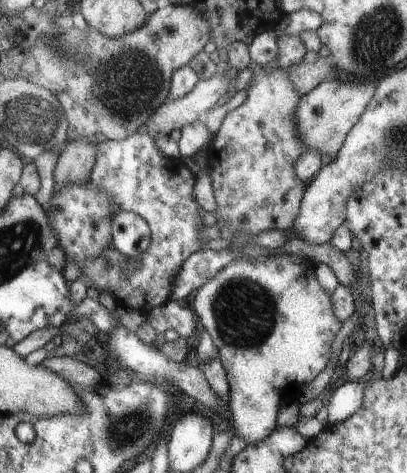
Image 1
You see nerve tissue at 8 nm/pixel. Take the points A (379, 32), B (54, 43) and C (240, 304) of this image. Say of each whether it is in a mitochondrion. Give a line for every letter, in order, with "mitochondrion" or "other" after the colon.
A: mitochondrion
B: mitochondrion
C: mitochondrion

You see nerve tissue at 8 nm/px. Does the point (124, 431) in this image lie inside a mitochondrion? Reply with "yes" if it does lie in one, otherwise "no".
yes

